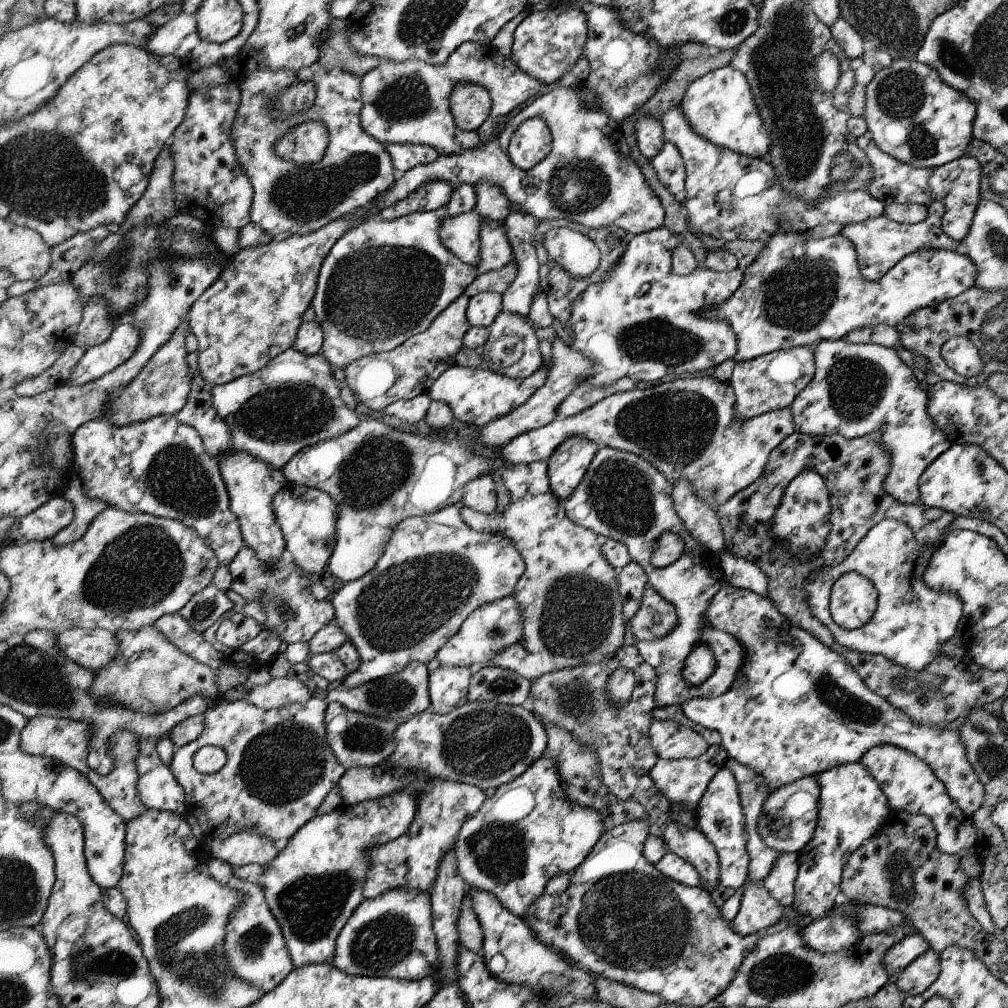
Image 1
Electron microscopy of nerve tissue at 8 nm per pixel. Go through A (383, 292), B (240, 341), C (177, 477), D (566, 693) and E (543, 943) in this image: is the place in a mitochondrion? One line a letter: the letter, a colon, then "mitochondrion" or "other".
A: mitochondrion
B: other
C: mitochondrion
D: mitochondrion
E: other

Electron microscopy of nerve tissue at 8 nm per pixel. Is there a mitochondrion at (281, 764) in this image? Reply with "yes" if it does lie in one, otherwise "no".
yes

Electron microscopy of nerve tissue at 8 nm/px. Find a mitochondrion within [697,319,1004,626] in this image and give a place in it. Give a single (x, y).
(855, 386)

